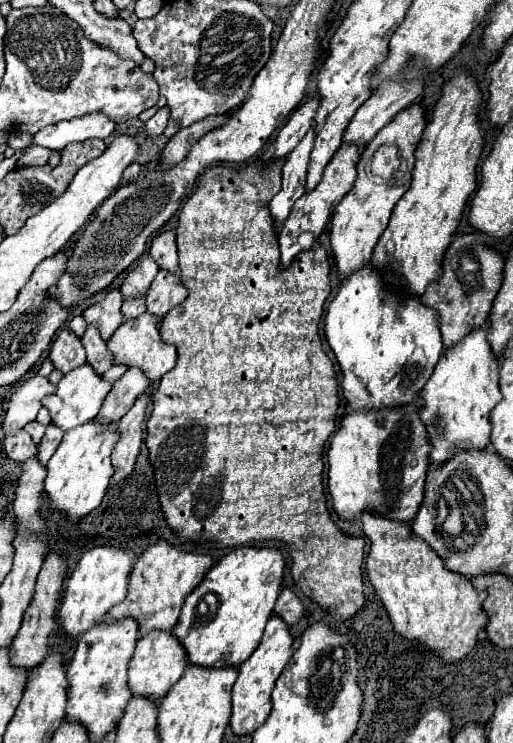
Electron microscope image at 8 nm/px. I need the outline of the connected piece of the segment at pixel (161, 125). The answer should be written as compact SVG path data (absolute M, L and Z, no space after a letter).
M163 106L157 110L157 114L145 122L145 130L149 136L159 136L165 130L165 124L169 122L169 106Z

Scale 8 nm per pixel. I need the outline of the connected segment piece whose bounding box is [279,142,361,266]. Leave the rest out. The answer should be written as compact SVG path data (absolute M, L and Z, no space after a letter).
M343 142L341 148L335 152L333 160L327 164L321 182L313 188L313 192L305 192L295 204L293 210L289 212L289 218L283 222L283 228L279 230L279 248L281 248L281 266L289 266L291 260L299 252L312 248L316 238L325 230L331 212L335 210L337 202L345 196L347 190L351 190L355 182L355 166L361 158L361 150L357 146L349 146L349 142Z

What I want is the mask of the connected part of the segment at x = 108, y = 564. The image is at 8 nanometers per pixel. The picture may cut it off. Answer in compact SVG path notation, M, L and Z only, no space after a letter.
M95 546L83 554L77 568L73 570L63 600L59 608L59 618L63 624L63 632L69 636L79 636L89 630L95 622L109 612L109 608L121 602L127 594L129 574L137 562L137 554L133 548L115 548L115 546Z

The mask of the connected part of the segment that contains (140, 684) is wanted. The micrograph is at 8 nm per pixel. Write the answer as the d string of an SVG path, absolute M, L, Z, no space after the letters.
M151 630L137 642L135 654L129 664L129 688L135 696L147 696L157 702L181 678L183 670L187 668L187 662L189 658L185 656L185 646L177 642L177 636L173 634L173 630L169 634L161 630Z

